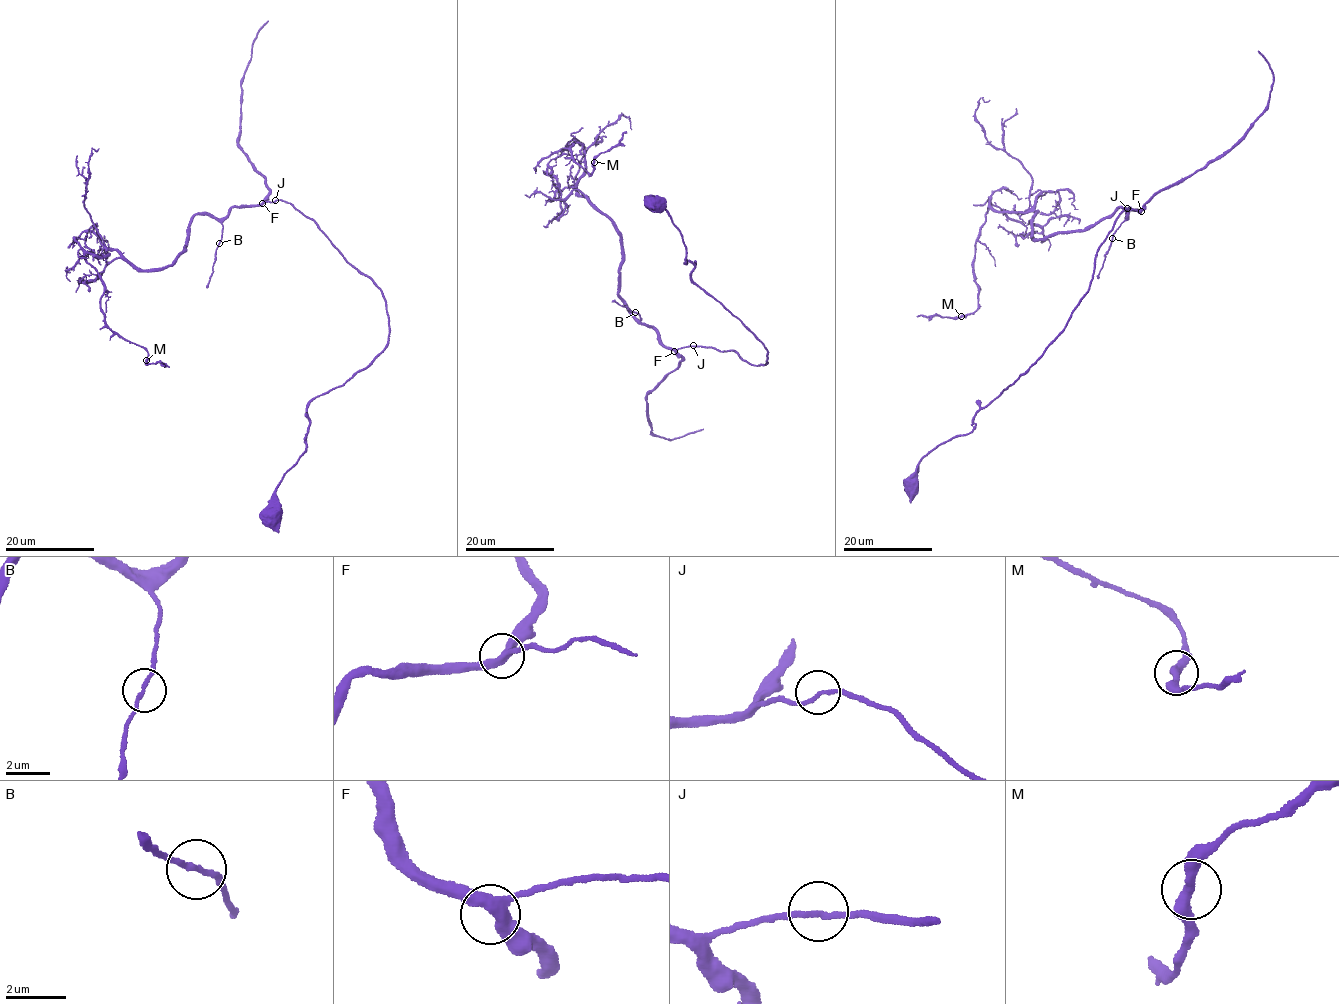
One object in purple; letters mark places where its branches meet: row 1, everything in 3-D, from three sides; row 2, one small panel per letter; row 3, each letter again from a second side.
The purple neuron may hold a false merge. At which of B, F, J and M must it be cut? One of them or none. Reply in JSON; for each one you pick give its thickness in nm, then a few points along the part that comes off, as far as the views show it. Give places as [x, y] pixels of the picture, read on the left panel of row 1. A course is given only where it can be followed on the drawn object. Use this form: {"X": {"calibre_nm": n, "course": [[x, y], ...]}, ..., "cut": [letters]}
{"cut": []}

